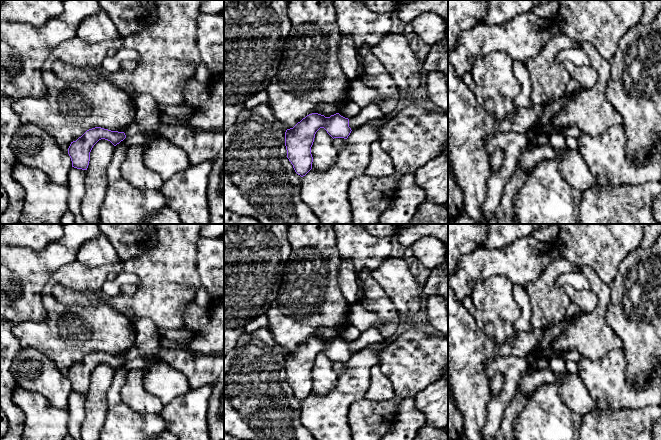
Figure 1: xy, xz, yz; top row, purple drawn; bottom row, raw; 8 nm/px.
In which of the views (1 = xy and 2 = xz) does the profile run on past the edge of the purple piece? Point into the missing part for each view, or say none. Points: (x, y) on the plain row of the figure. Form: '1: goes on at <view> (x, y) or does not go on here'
1: does not go on here
2: does not go on here

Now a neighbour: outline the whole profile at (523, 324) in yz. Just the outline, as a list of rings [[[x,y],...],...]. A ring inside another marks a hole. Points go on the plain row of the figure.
[[[514,284],[513,287],[514,299],[521,308],[521,316],[514,324],[514,329],[517,332],[530,332],[532,330],[532,325],[530,319],[532,316],[532,307],[525,291],[525,286],[520,284]]]

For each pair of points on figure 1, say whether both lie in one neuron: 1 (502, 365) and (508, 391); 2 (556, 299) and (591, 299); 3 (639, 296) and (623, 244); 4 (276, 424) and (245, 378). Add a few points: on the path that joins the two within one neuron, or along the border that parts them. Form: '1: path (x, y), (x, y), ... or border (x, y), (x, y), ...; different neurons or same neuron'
1: path (508, 371), (508, 385); same neuron
2: border (562, 287), (571, 301); different neurons
3: border (639, 246), (626, 256), (615, 276); different neurons
4: path (267, 413), (247, 393), (247, 389); same neuron

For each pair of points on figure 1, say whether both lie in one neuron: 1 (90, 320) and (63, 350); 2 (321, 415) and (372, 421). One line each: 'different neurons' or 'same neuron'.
1: same neuron
2: different neurons

